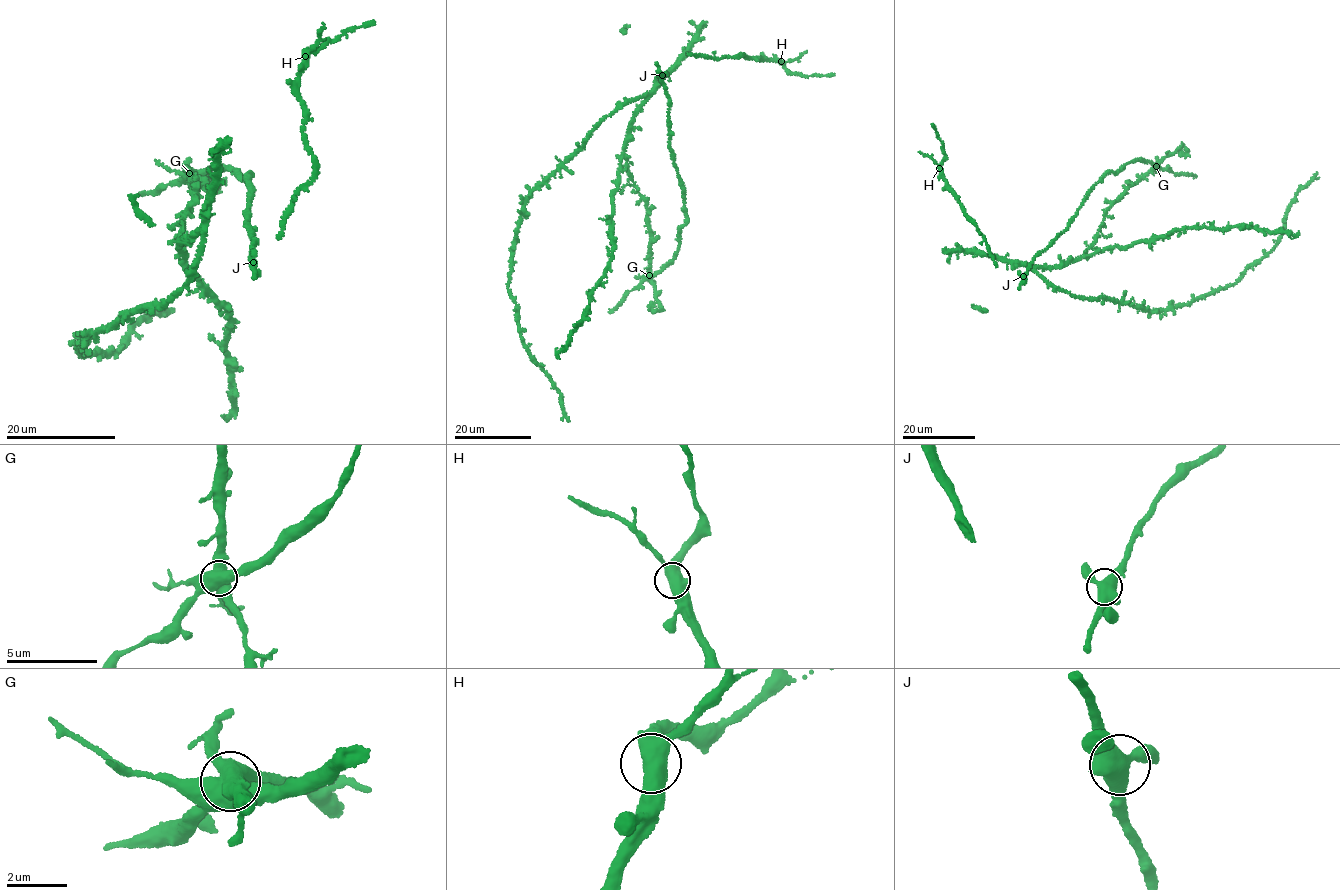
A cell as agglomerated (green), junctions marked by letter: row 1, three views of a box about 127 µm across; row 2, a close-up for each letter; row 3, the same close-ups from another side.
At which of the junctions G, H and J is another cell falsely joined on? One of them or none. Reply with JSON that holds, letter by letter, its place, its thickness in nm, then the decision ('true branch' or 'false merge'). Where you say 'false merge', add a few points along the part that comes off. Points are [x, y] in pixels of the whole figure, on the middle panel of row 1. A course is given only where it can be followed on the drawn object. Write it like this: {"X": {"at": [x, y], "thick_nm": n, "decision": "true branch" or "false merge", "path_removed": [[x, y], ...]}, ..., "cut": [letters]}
{"G": {"at": [649, 275], "thick_nm": 650, "decision": "false merge", "path_removed": [[649, 276], [645, 204], [623, 156], [646, 94], [531, 189], [514, 243], [507, 287], [520, 335], [569, 420]]}, "H": {"at": [781, 61], "thick_nm": 550, "decision": "true branch"}, "J": {"at": [662, 75], "thick_nm": 550, "decision": "true branch"}, "cut": ["G"]}

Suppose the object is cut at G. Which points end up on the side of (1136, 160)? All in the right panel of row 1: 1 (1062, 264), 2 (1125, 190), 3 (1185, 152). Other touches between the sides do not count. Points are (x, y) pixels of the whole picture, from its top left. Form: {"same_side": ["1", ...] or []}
{"same_side": []}

